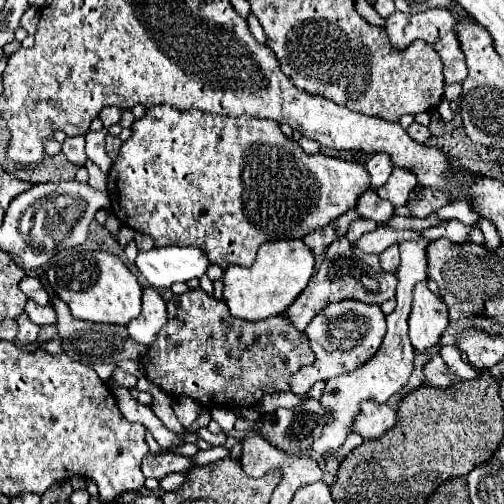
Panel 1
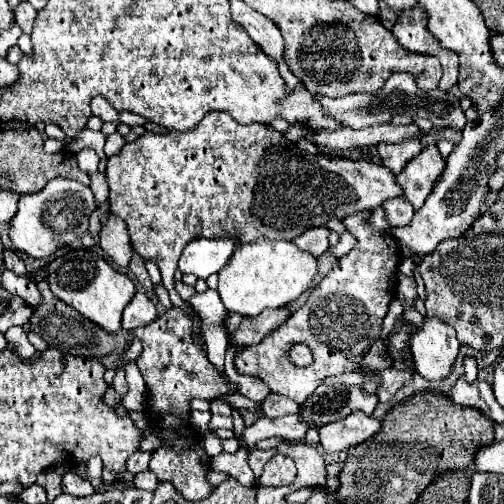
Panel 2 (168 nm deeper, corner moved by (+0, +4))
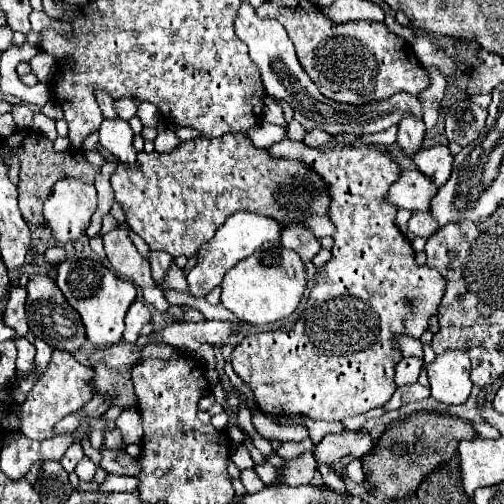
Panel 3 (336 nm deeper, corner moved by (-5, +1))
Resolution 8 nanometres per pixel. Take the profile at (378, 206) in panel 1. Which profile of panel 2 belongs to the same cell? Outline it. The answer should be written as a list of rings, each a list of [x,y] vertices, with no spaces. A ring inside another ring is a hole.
[[[390,198],[382,202],[382,208],[386,212],[386,220],[392,226],[404,226],[410,224],[412,216],[414,216],[414,208],[404,200],[404,198]]]

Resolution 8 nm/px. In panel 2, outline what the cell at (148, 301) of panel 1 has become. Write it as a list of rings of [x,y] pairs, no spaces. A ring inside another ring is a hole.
[[[136,292],[136,296],[132,298],[132,304],[128,304],[128,308],[124,310],[122,328],[134,330],[134,328],[154,322],[156,318],[158,318],[158,310],[156,310],[154,302],[144,292]]]

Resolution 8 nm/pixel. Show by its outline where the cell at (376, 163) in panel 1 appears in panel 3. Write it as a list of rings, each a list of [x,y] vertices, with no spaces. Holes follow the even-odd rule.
[[[405,113],[403,119],[399,121],[399,133],[397,133],[397,144],[402,151],[409,155],[421,149],[425,137],[425,123],[419,117],[413,117],[411,113]]]

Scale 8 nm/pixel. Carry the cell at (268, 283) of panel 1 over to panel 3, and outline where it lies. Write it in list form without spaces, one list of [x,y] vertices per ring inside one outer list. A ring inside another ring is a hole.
[[[279,241],[277,243],[265,243],[261,247],[261,251],[255,251],[253,255],[249,255],[247,259],[243,259],[241,263],[237,263],[223,279],[221,283],[221,305],[225,309],[229,309],[231,313],[235,313],[239,317],[239,321],[249,323],[249,325],[267,325],[267,323],[275,323],[279,319],[289,317],[305,291],[307,279],[305,279],[305,265],[301,263],[301,257],[295,251],[285,249]]]

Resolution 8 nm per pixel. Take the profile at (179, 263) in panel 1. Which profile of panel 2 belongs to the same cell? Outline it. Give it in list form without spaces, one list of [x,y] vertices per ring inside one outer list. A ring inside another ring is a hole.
[[[194,238],[186,244],[178,260],[178,270],[198,278],[208,278],[226,266],[234,250],[236,242],[230,238]]]

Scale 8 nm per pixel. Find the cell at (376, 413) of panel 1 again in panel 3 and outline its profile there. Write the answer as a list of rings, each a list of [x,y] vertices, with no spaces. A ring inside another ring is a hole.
[[[345,431],[337,435],[325,435],[313,449],[317,465],[333,465],[343,457],[363,457],[371,449],[371,437],[365,431]]]

